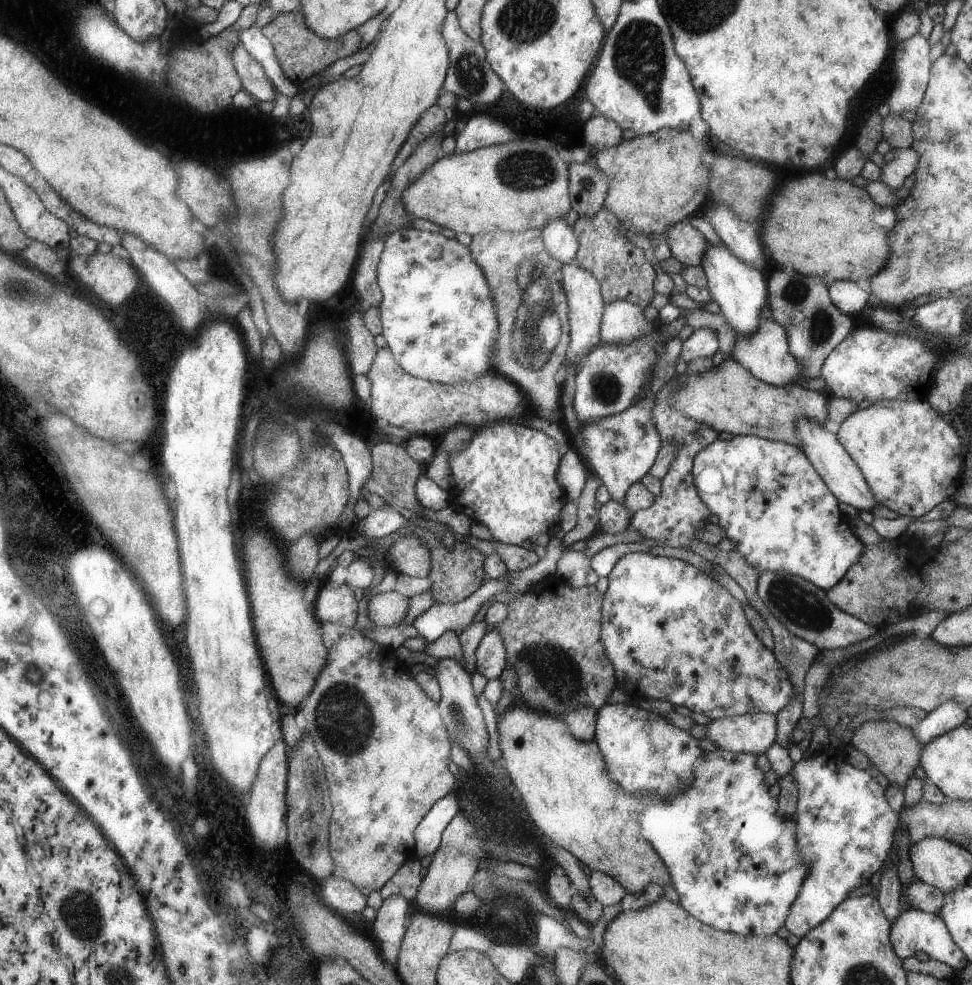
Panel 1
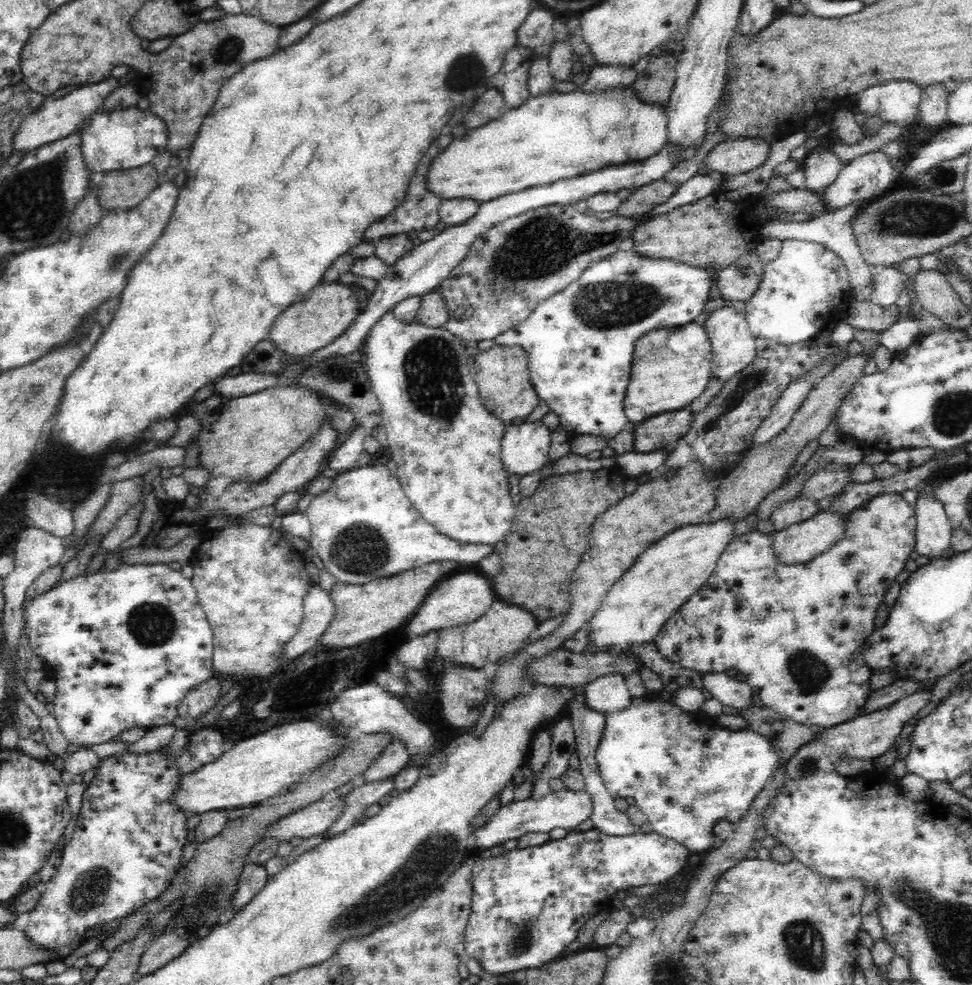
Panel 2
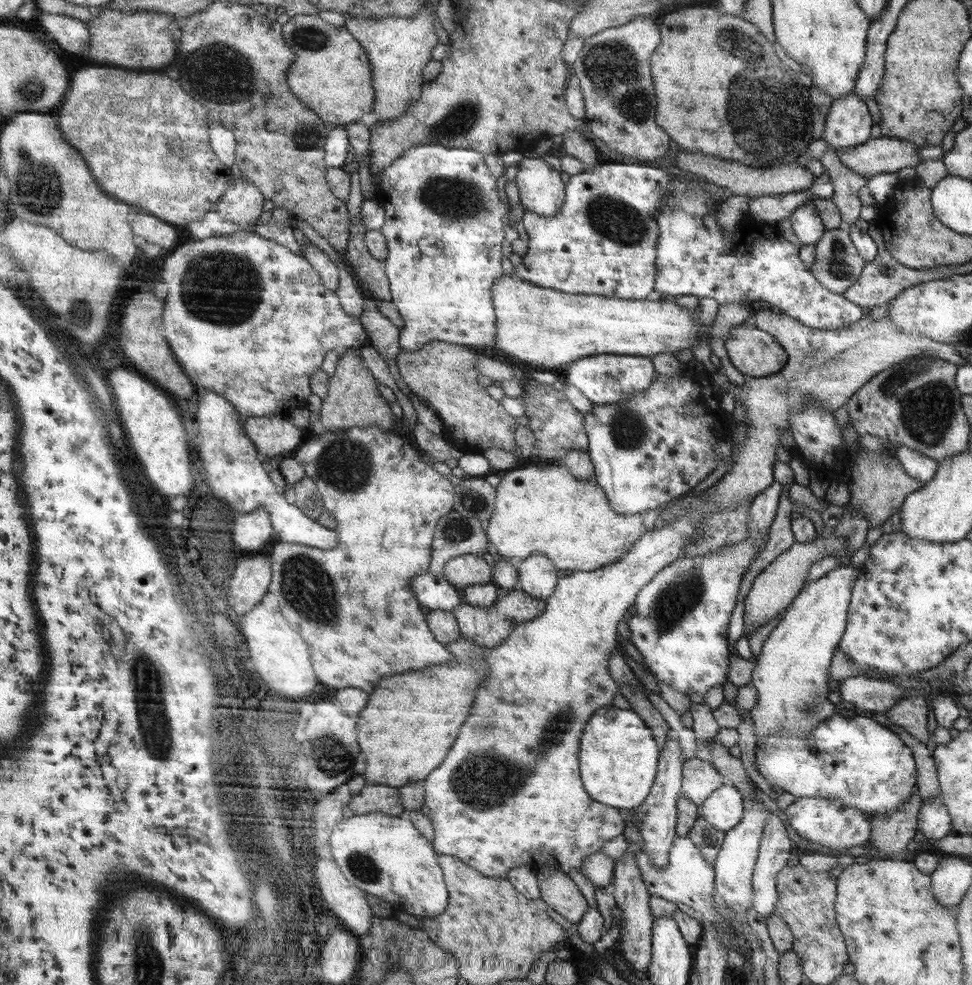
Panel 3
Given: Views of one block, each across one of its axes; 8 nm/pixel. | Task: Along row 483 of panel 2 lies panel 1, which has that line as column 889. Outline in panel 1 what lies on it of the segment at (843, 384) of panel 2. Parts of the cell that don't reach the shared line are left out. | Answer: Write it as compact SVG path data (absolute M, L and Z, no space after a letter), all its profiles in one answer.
M894 720L866 722L854 732L849 744L861 754L866 755L873 768L876 768L890 783L902 790L908 780L915 776L914 770L920 765L922 751L924 750L916 741L913 730L903 728Z

